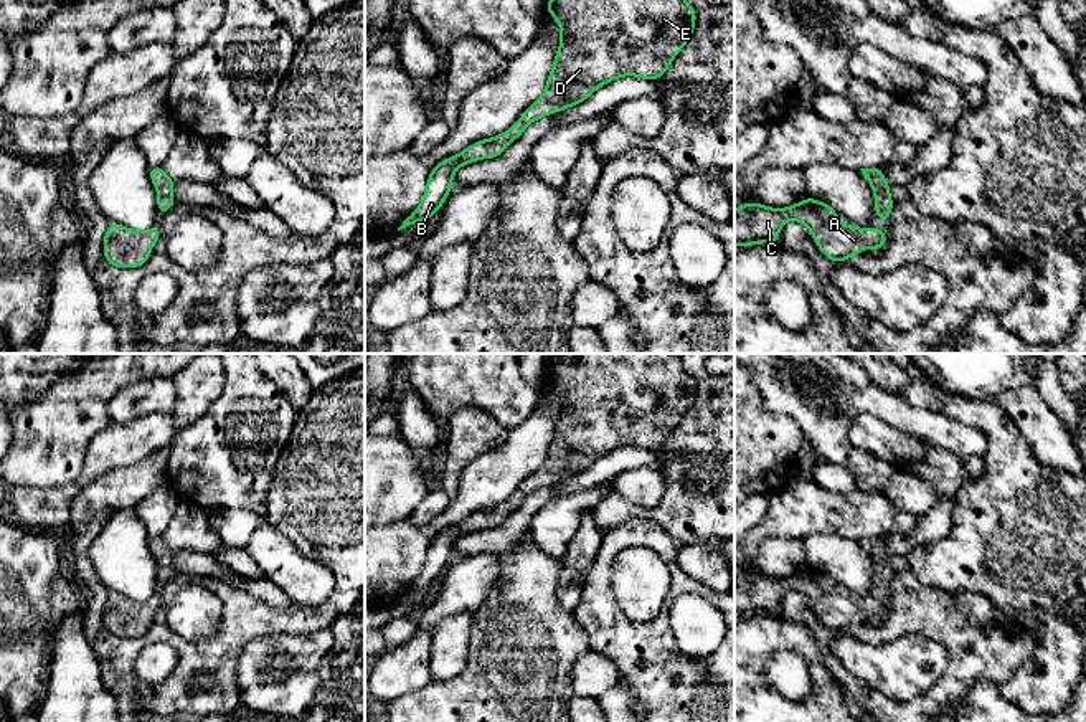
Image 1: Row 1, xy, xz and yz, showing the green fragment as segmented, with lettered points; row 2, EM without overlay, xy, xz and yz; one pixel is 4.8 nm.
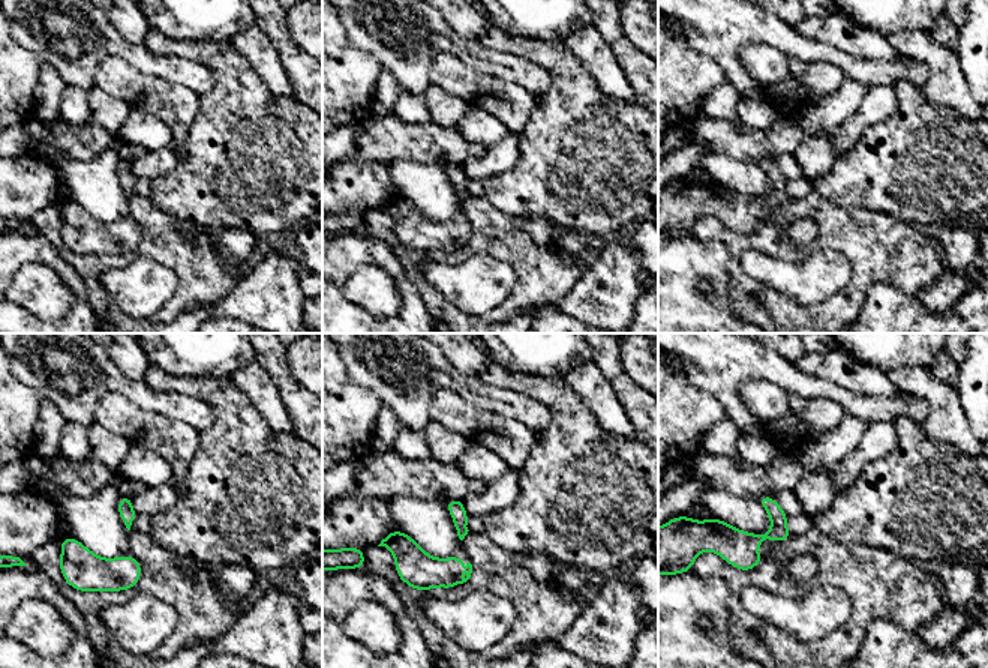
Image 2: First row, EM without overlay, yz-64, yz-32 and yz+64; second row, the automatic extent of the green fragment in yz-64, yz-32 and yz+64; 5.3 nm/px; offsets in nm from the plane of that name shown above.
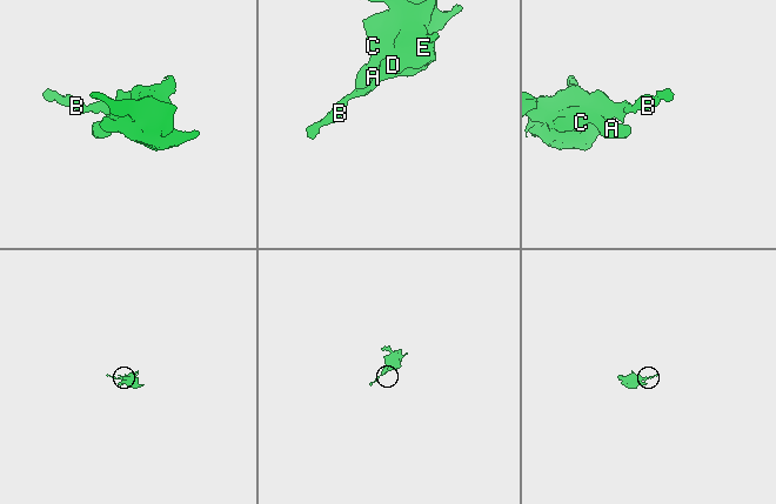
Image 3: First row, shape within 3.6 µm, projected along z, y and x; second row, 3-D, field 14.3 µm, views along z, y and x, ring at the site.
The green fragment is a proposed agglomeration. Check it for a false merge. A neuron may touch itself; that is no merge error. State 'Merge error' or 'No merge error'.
No merge error

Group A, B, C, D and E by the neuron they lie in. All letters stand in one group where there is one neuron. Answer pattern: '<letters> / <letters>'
A B C D E

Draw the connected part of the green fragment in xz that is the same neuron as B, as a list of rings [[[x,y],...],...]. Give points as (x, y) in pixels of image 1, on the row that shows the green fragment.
[[[546,0],[546,10],[560,25],[561,40],[543,94],[507,132],[474,142],[457,155],[436,164],[427,177],[421,205],[403,221],[398,231],[434,216],[446,202],[459,167],[502,155],[536,119],[578,106],[597,88],[622,76],[637,76],[645,81],[662,78],[693,35],[696,21],[696,12],[687,0]]]

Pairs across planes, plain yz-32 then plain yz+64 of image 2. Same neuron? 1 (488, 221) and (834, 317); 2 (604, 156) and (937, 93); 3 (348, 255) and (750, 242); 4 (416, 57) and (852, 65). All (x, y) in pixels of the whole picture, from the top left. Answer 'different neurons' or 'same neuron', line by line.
1: same neuron
2: different neurons
3: different neurons
4: same neuron

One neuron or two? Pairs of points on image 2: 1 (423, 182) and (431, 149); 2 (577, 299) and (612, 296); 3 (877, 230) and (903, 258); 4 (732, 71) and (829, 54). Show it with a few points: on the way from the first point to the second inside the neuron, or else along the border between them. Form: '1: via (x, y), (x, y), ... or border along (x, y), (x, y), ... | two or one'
1: border along (392, 161), (435, 162), (444, 158), (449, 162) | two
2: via (586, 297), (603, 297) | one
3: via (880, 237), (895, 252) | one
4: via (739, 41), (745, 35), (780, 35), (799, 47) | one

